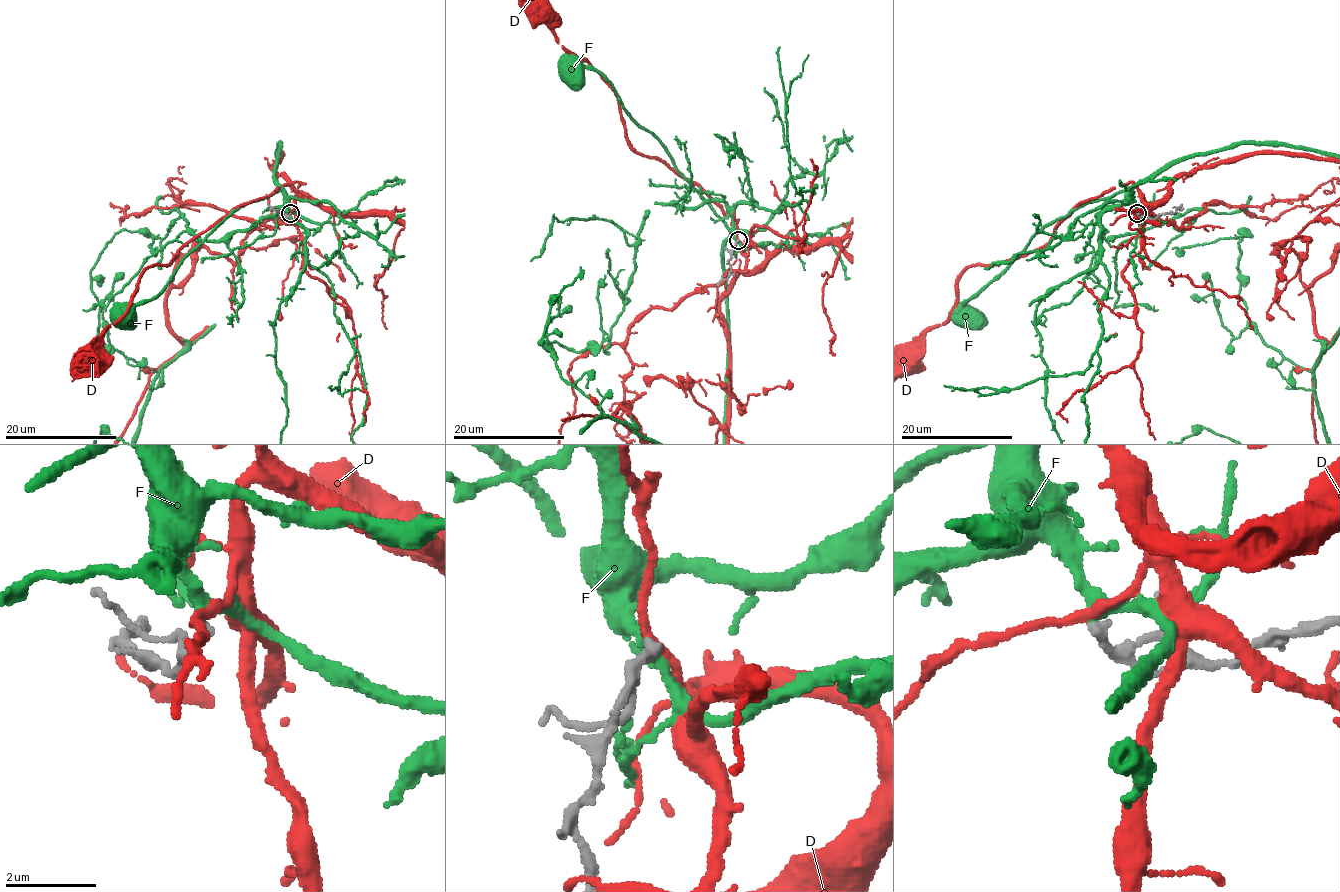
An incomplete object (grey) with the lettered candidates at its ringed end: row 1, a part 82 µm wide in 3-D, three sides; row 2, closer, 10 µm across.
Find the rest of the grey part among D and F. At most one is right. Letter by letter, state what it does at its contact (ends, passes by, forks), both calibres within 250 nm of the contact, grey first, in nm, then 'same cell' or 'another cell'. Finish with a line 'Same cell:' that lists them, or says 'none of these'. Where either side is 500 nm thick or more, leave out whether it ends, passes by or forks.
D: it passes by | 240/200 nm | another cell
F: it passes by | 240/280 nm | same cell
Same cell: F

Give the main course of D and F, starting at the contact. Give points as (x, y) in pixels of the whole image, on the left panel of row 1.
D: (290, 213), (298, 183), (230, 211), (169, 264), (152, 264), (88, 362)
F: (290, 213), (287, 199), (280, 190), (242, 204), (183, 260), (160, 292), (139, 303), (127, 317), (124, 316)

